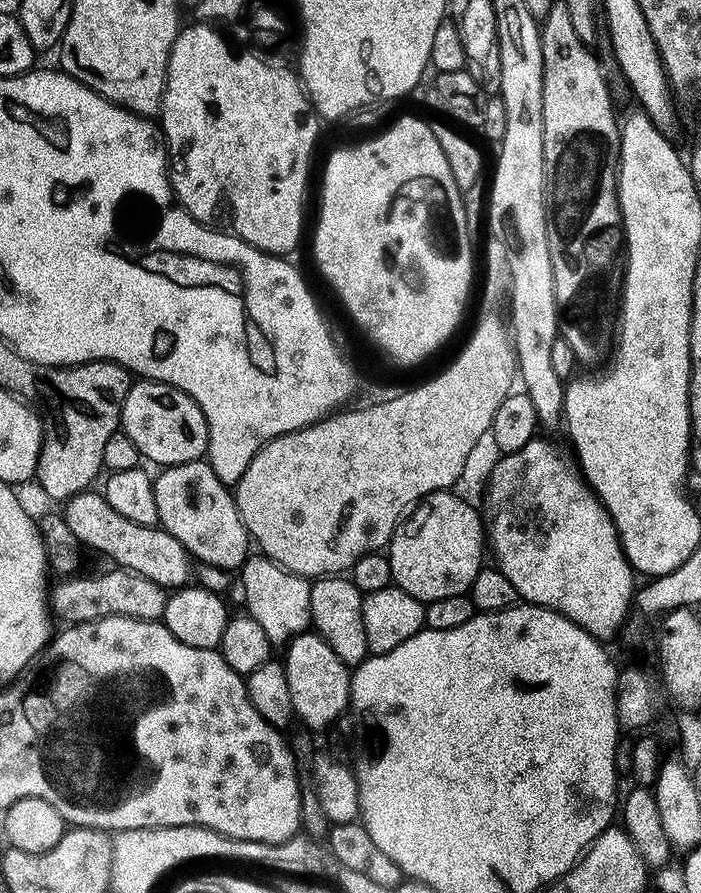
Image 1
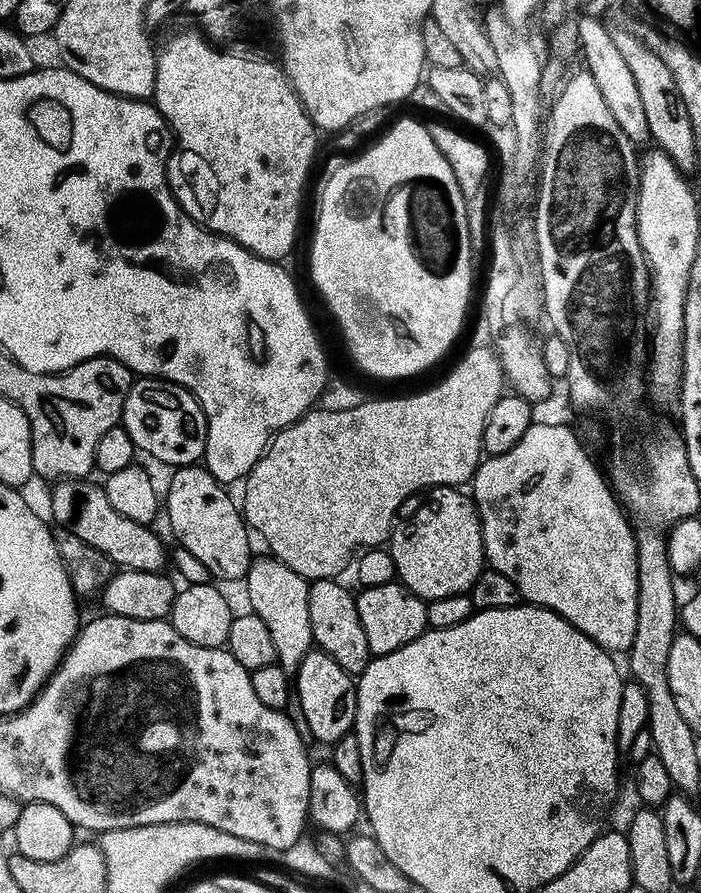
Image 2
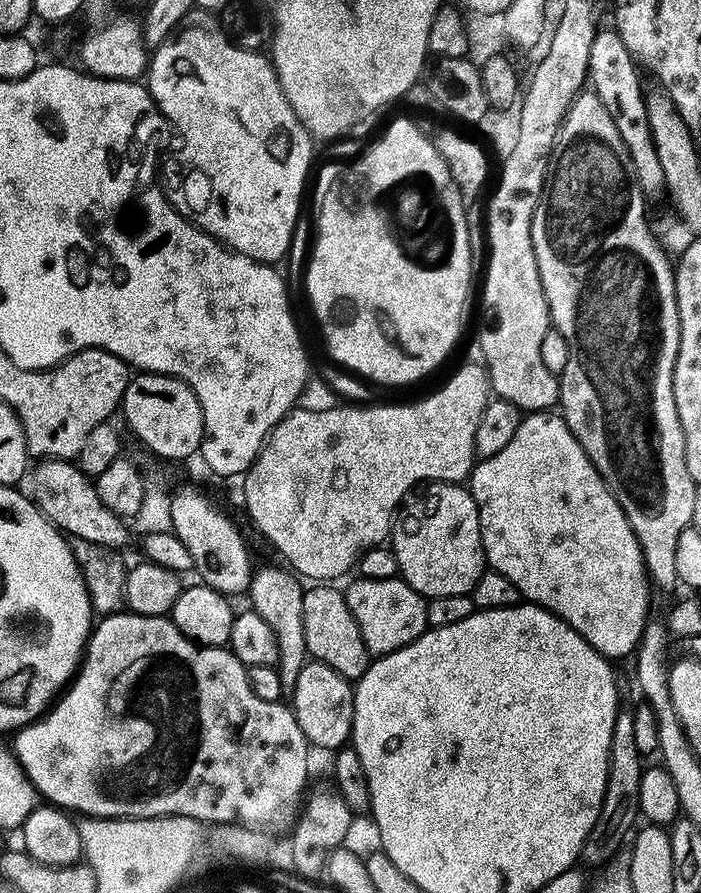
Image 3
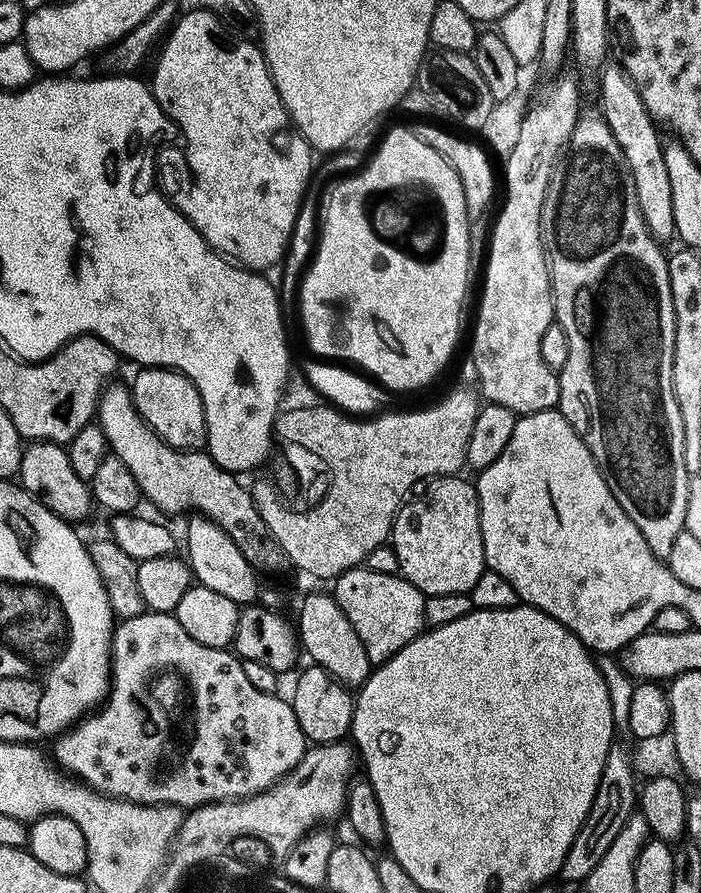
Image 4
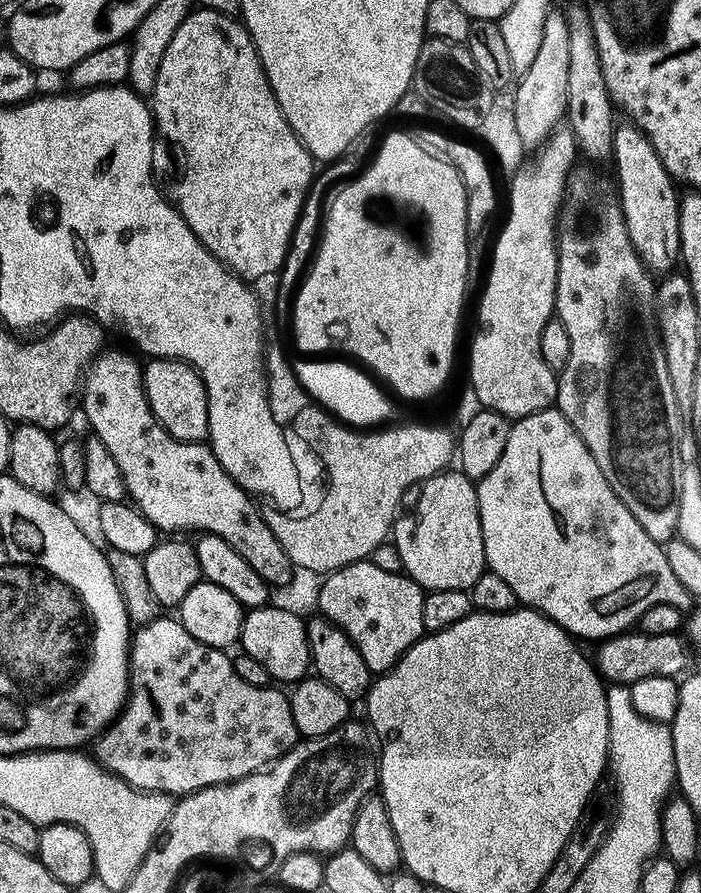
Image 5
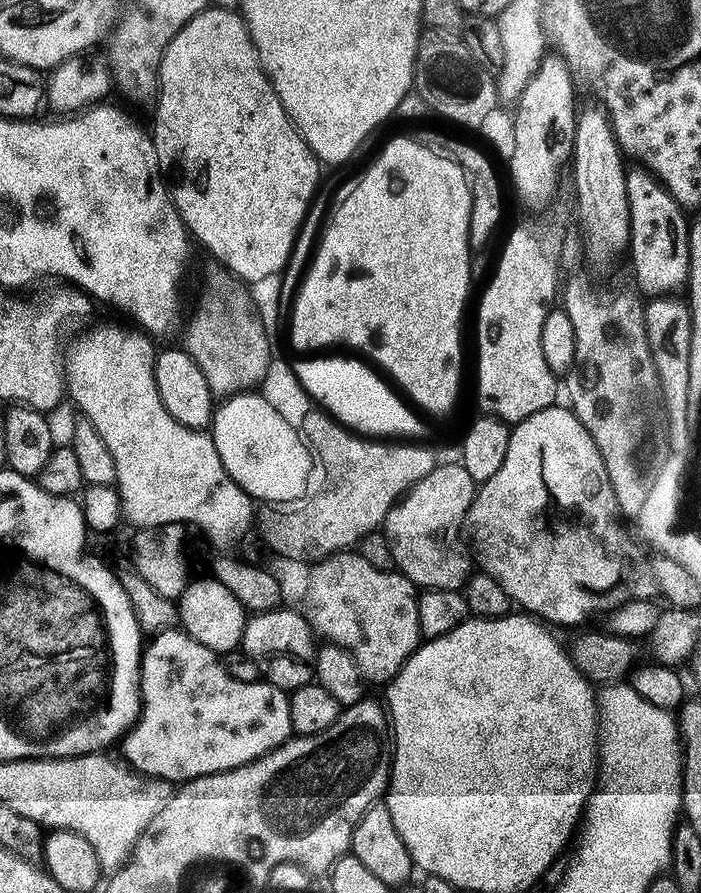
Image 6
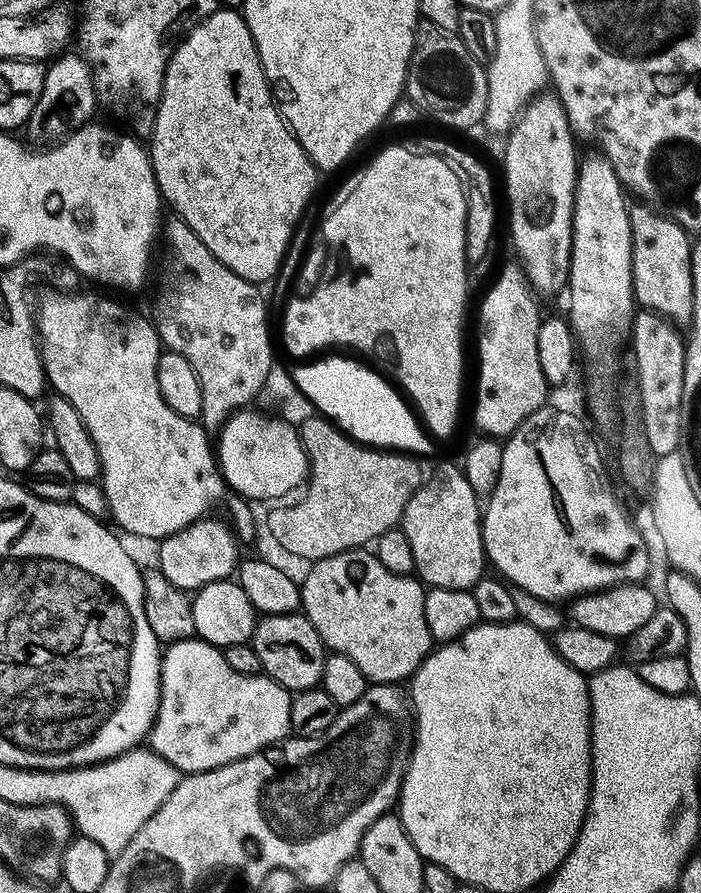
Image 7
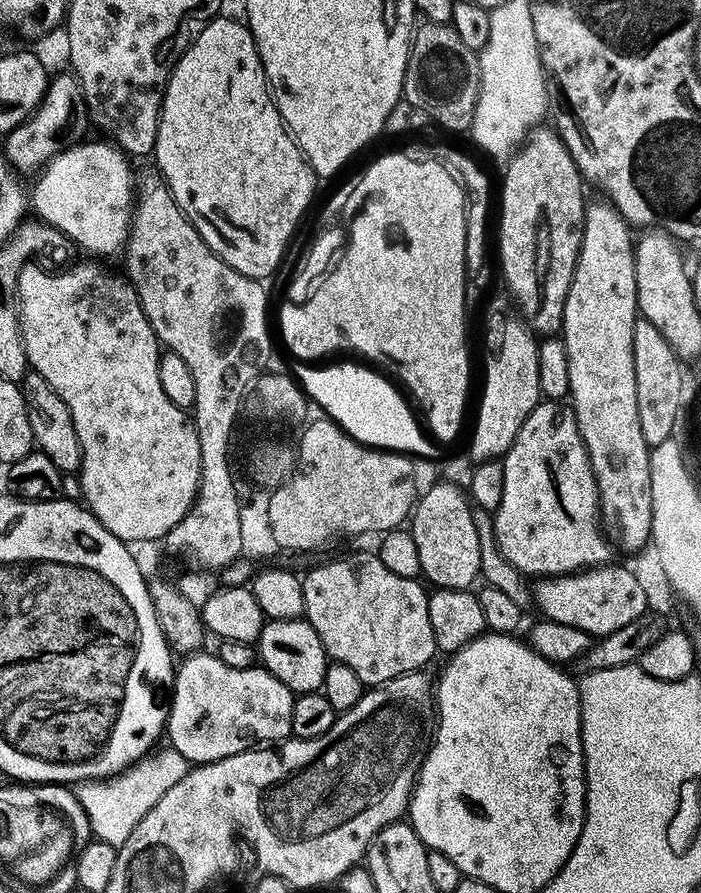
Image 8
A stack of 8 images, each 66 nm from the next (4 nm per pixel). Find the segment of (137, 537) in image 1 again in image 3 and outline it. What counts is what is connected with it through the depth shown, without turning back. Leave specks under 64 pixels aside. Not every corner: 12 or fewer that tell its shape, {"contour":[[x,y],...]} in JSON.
{"contour":[[71,460],[31,473],[34,503],[69,537],[123,549],[130,528]]}

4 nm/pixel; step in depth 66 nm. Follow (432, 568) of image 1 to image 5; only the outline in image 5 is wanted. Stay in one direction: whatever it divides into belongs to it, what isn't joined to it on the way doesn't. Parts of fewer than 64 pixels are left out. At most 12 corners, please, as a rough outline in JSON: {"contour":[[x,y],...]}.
{"contour":[[423,481],[390,533],[428,592],[467,592],[486,568],[476,484]]}

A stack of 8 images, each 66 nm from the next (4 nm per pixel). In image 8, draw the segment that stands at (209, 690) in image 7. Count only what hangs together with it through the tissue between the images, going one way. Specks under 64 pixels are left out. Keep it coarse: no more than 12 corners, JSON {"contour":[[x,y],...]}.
{"contour":[[179,661],[167,743],[212,764],[292,736],[294,694],[263,666]]}

